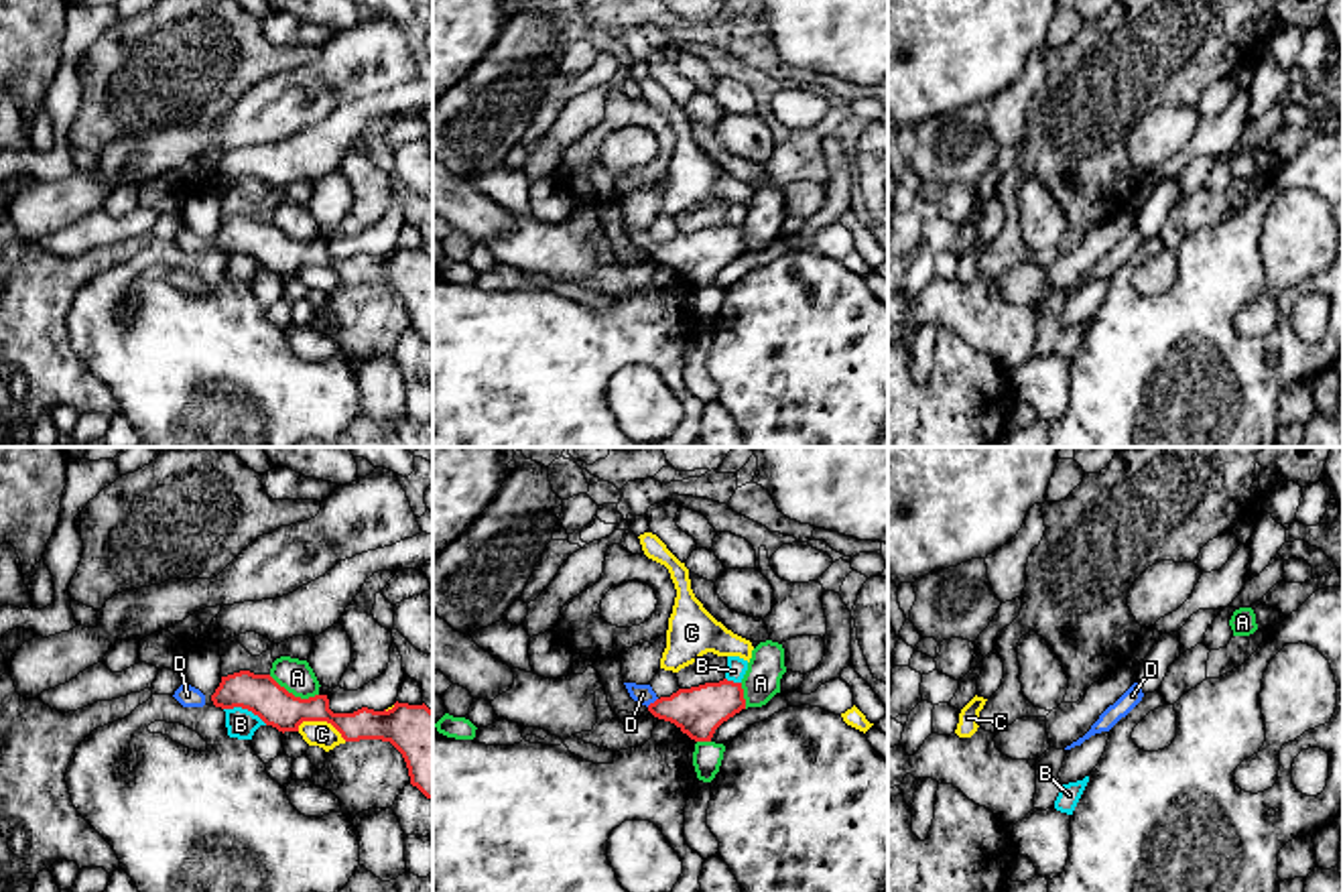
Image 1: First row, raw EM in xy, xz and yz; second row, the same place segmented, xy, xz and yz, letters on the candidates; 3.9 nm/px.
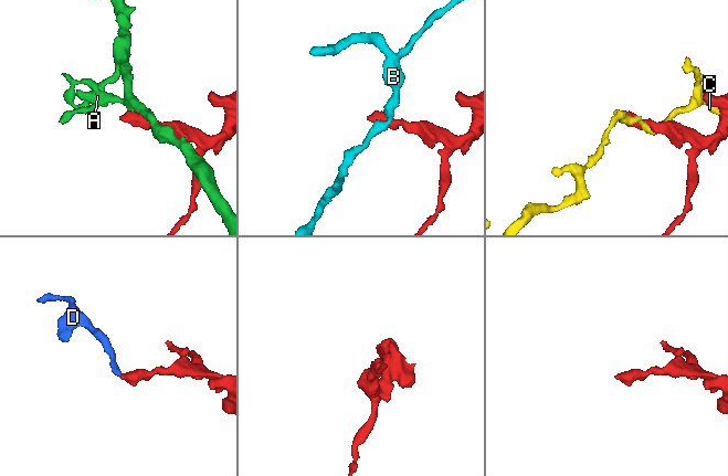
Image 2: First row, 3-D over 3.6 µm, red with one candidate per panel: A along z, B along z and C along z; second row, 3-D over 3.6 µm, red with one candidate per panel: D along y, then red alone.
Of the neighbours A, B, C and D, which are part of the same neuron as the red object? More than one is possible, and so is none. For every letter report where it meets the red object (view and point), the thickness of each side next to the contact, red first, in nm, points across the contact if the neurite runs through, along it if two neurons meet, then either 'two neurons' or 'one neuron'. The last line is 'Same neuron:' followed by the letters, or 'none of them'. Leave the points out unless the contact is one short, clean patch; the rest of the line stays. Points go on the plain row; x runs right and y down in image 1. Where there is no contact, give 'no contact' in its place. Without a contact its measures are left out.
A: meets red in xy at (291, 238); 160 nm thick on the red side, 140 nm on the other; two neurons
B: meets red in xy at (246, 252); 160 nm thick on the red side, 120 nm on the other; two neurons
C: meets red in xy at (322, 265); 160 nm thick on the red side, 100 nm on the other; two neurons
D: meets red in xz at (651, 248); 190 nm thick on the red side, 80 nm on the other; runs through xz (699, 255), (651, 248), (643, 238); one neuron
Same neuron: D

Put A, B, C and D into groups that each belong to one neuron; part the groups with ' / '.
A / B / C / D

